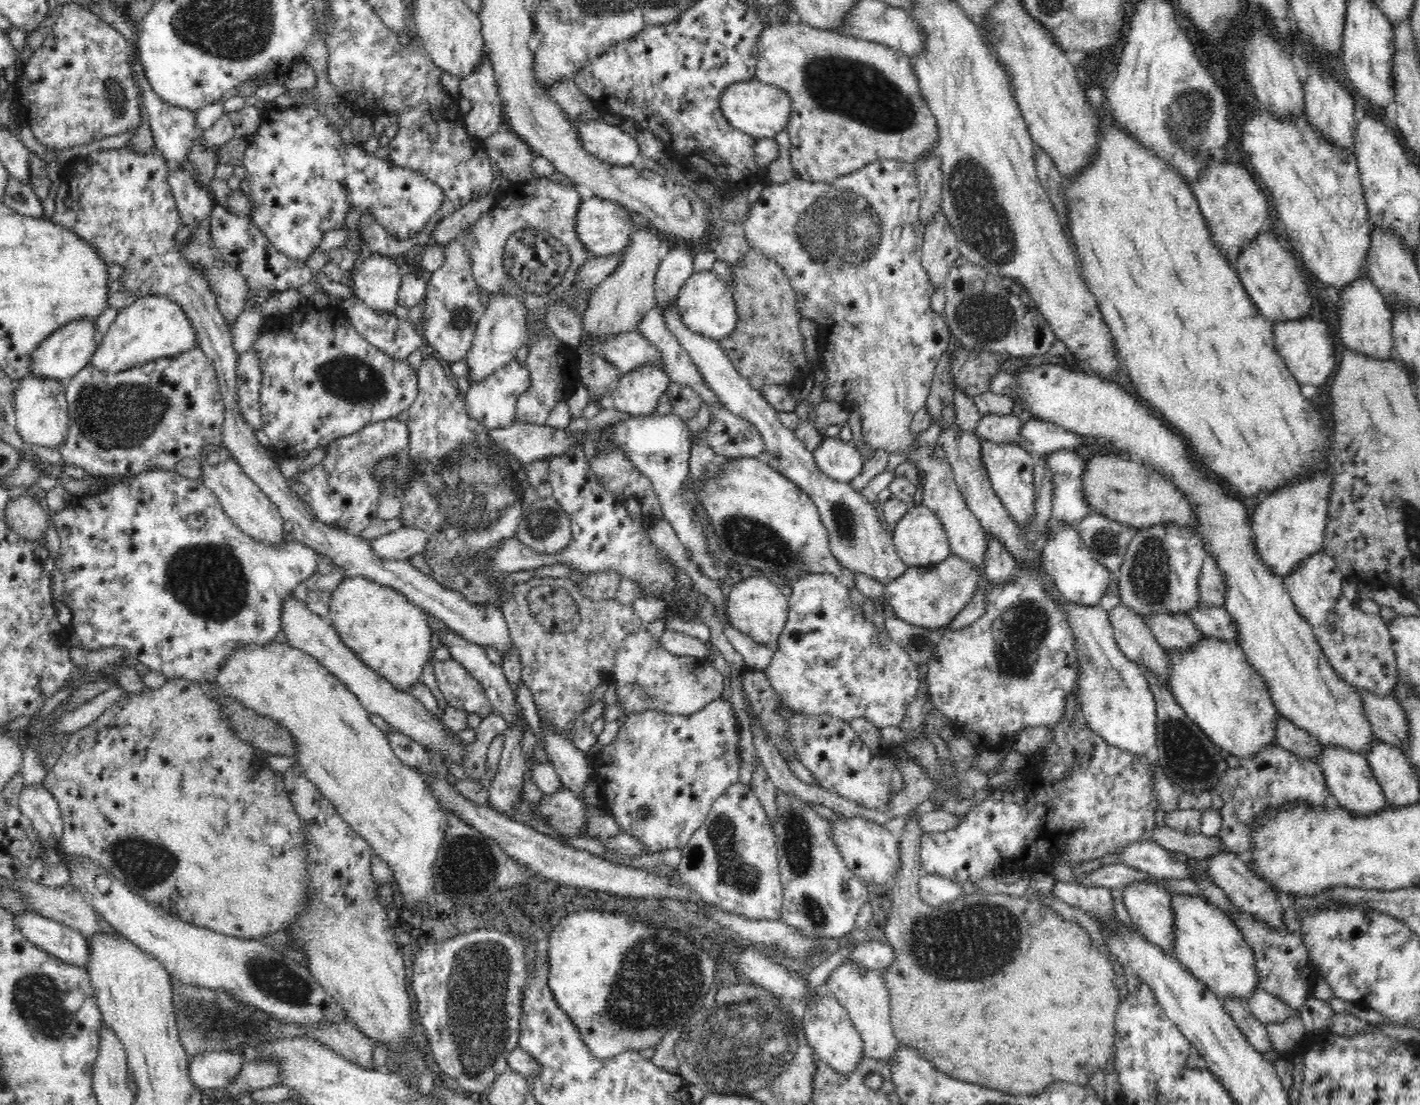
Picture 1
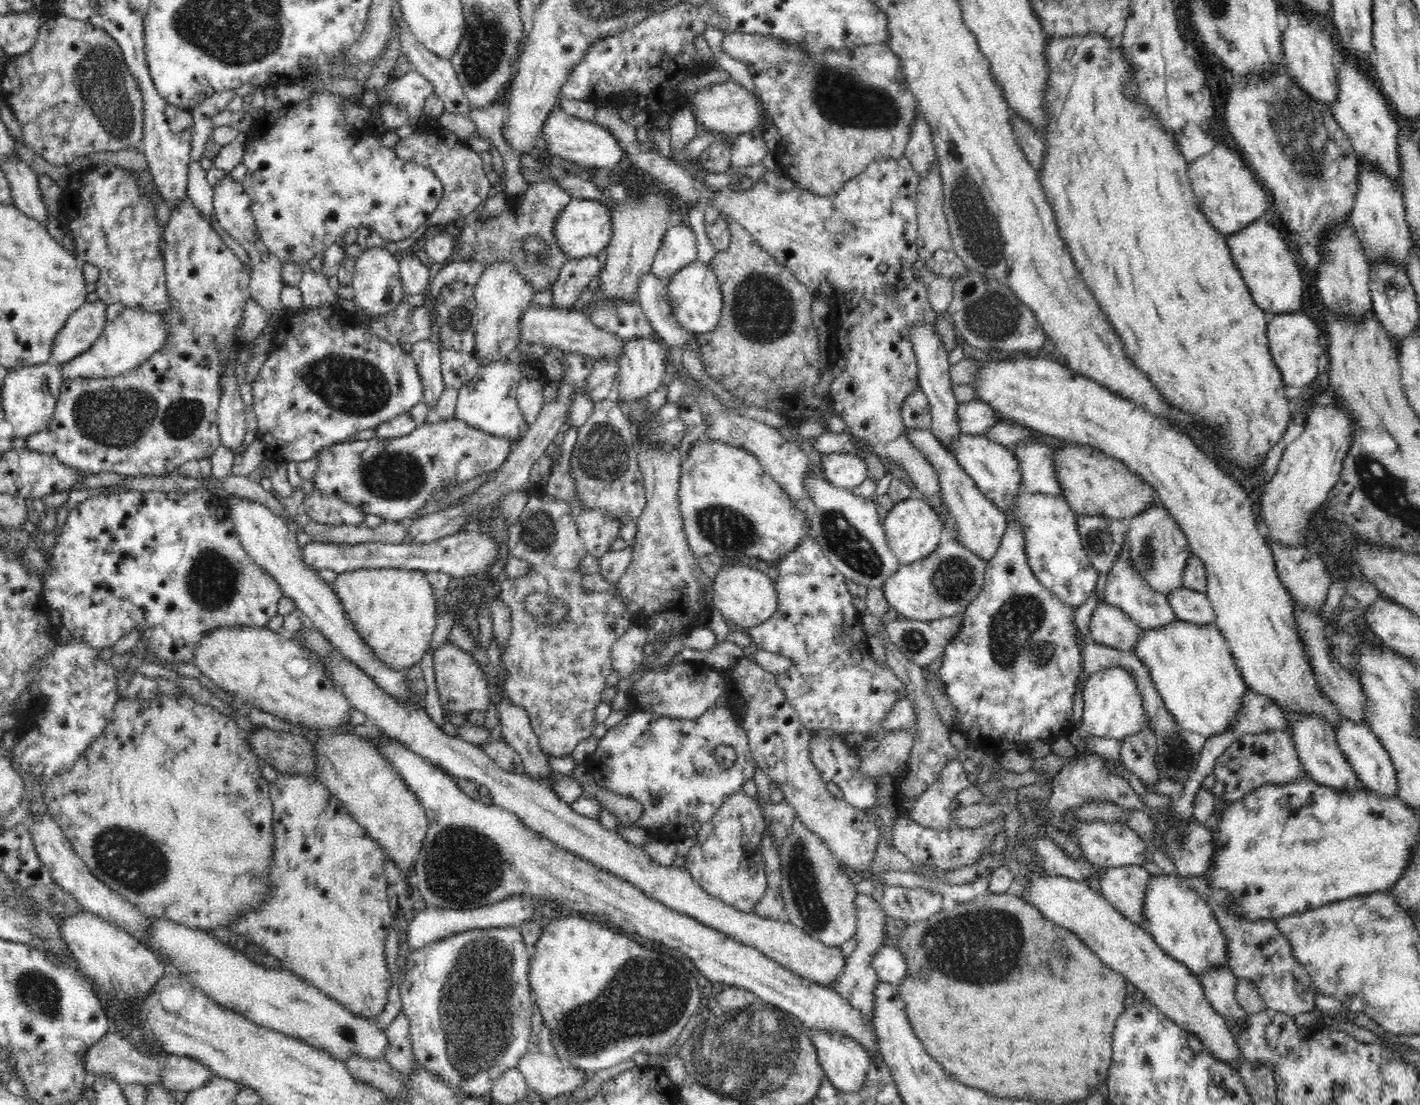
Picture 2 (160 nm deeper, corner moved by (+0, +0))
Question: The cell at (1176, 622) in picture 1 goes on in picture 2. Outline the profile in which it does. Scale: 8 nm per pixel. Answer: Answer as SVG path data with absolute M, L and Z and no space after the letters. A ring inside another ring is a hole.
M1126 544L1122 545L1120 554L1107 574L1104 594L1106 603L1120 607L1134 622L1141 626L1142 630L1155 629L1178 619L1168 597L1150 587L1148 582L1142 579L1142 575L1132 567L1130 549Z

